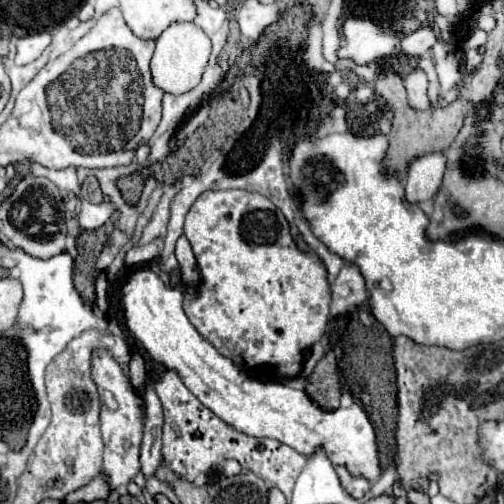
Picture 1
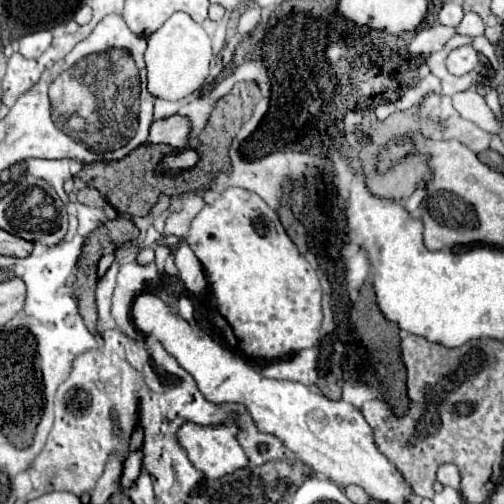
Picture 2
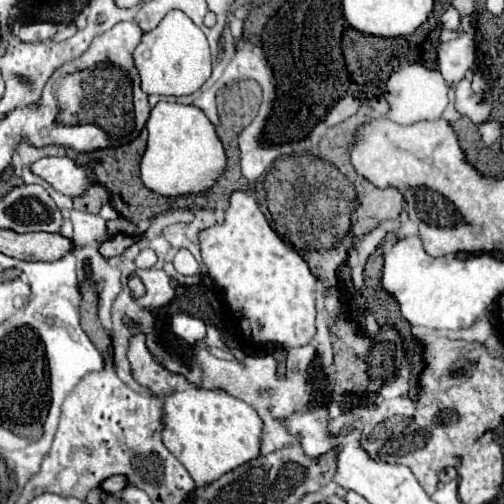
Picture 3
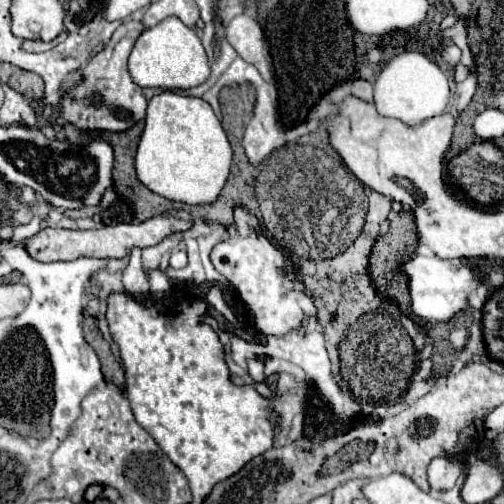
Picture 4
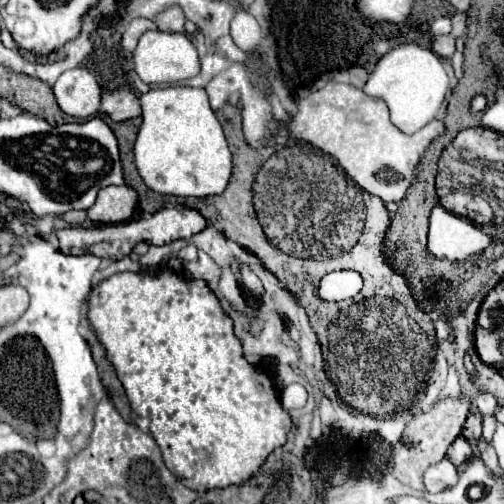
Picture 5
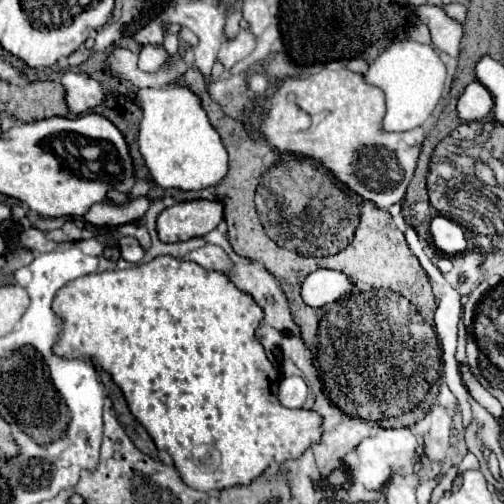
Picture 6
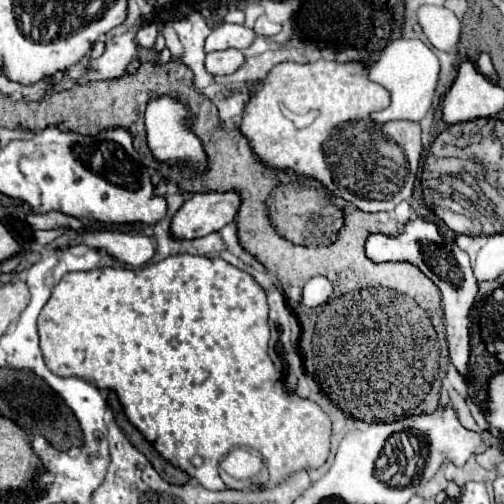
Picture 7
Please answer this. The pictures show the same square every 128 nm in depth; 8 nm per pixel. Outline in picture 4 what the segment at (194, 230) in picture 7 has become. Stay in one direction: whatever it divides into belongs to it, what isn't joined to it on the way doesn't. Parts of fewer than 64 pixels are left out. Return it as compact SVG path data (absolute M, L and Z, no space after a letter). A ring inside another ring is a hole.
M158 216L152 220L146 220L142 224L112 224L104 228L94 230L62 230L62 228L42 228L36 236L26 238L24 246L28 254L38 262L56 262L56 260L76 260L78 256L88 258L124 258L130 254L132 248L142 246L154 246L164 236L172 232L184 232L192 226L188 220L170 218L170 216Z

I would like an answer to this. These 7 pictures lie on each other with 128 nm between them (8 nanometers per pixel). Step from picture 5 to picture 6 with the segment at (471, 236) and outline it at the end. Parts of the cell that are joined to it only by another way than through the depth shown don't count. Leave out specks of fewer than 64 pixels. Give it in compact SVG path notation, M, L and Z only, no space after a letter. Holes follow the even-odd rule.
M442 214L432 218L430 236L432 236L432 244L446 256L462 254L468 248L466 228L462 228L458 222L454 222Z

